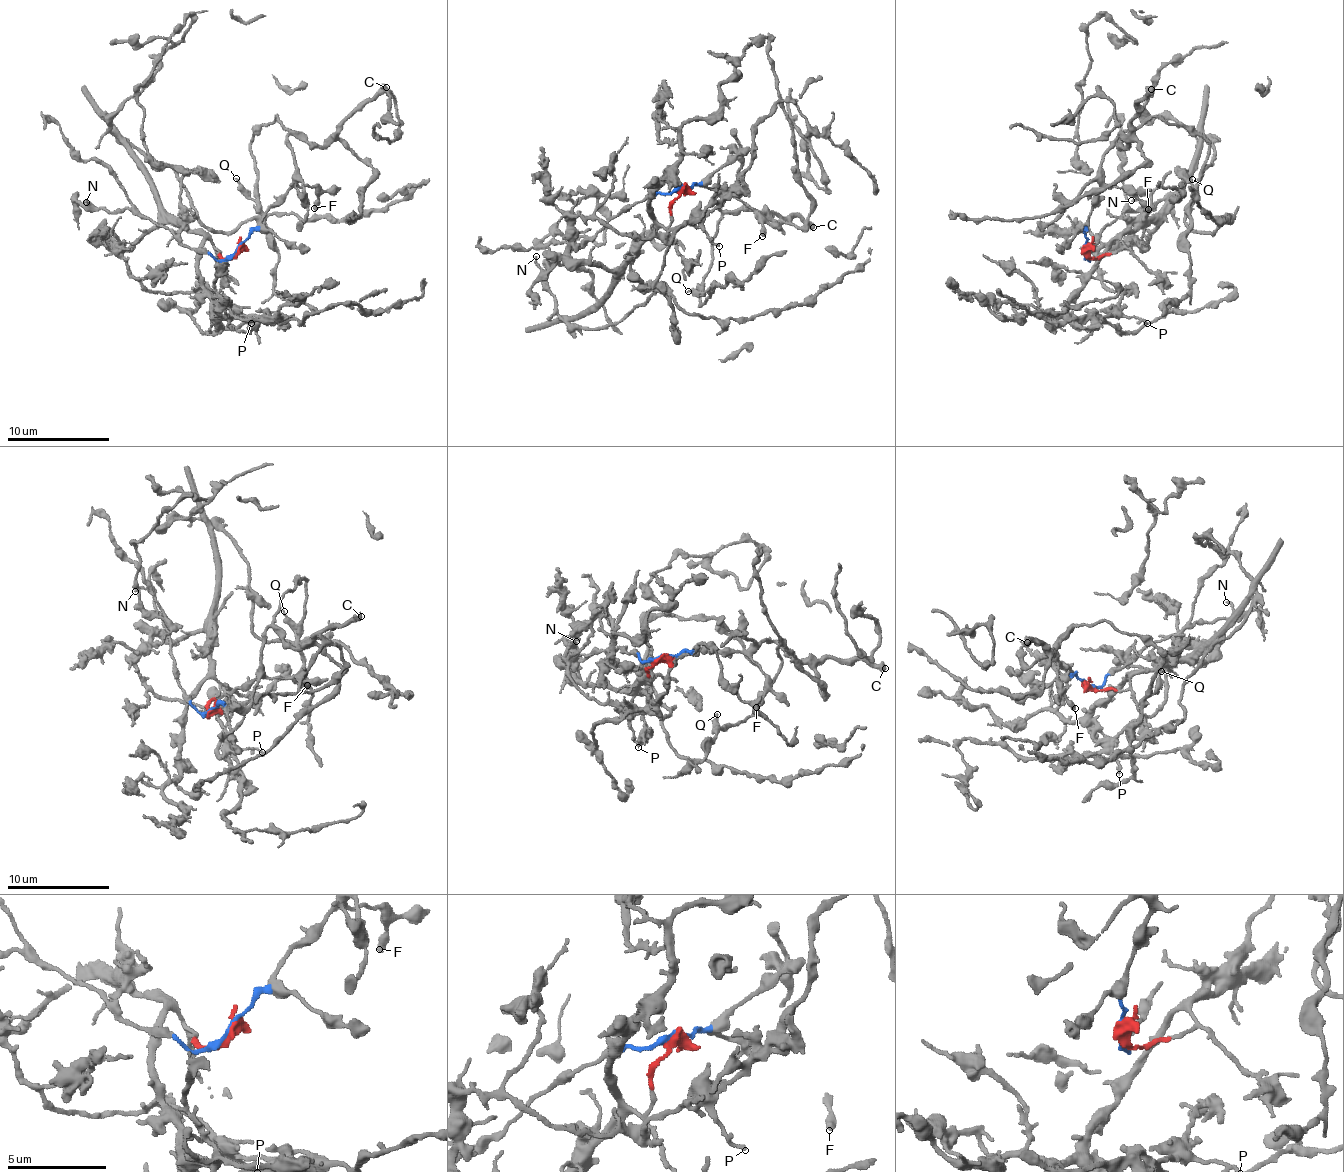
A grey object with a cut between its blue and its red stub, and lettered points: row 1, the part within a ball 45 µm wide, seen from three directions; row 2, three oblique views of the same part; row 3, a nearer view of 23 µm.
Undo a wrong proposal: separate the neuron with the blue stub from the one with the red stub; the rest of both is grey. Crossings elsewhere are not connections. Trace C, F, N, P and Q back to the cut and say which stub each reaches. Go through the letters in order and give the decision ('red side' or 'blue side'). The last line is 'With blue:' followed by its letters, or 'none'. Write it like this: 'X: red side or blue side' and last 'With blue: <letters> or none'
C: blue side
F: blue side
N: blue side
P: red side
Q: blue side
With blue: C, F, N, Q

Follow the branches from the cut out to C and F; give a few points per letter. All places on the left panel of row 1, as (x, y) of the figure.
C: (235, 252), (292, 184), (294, 156), (287, 138), (299, 135), (321, 145), (348, 117), (376, 99), (386, 86)
F: (235, 252), (260, 219), (294, 186), (313, 186), (315, 209)

